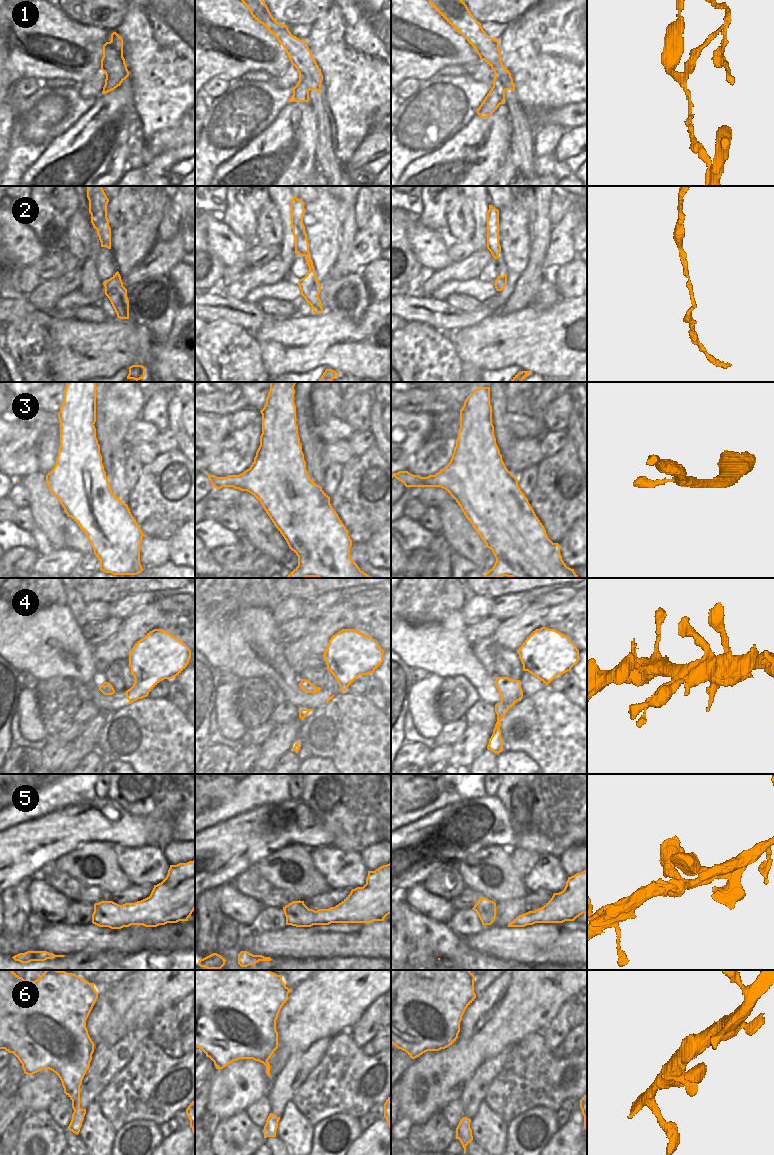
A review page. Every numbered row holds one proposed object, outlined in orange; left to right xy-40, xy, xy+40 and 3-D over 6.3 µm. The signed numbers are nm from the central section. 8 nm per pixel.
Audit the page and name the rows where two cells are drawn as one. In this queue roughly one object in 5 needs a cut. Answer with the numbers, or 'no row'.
1.

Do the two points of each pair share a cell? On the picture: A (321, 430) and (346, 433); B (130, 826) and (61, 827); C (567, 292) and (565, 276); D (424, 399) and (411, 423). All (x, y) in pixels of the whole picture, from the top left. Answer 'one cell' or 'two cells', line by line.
A: one cell
B: one cell
C: one cell
D: two cells

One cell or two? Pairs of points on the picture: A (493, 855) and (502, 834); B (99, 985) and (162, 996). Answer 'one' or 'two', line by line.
A: two
B: two

